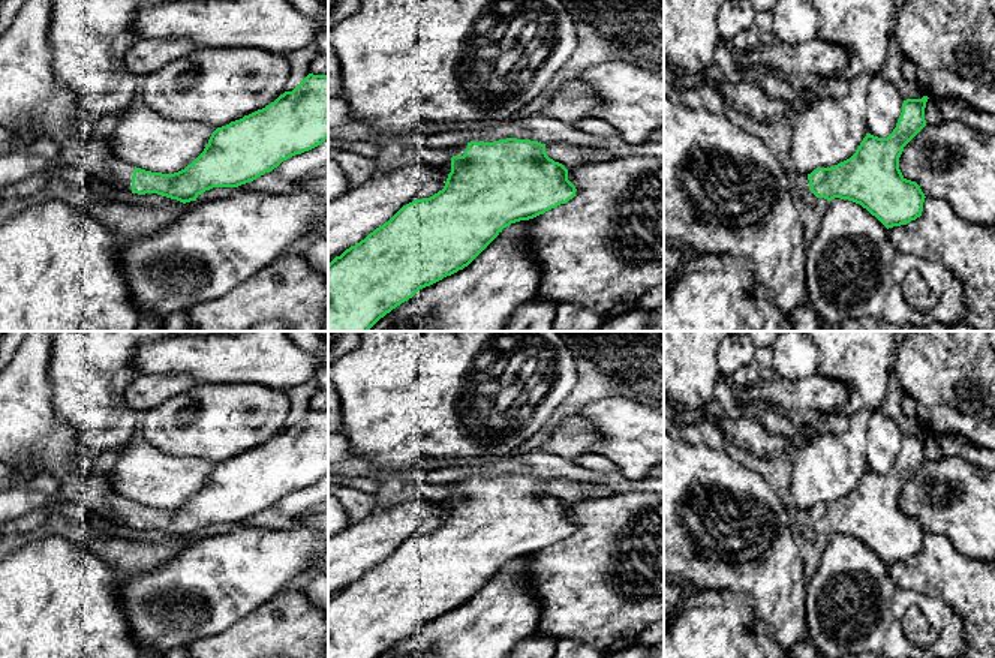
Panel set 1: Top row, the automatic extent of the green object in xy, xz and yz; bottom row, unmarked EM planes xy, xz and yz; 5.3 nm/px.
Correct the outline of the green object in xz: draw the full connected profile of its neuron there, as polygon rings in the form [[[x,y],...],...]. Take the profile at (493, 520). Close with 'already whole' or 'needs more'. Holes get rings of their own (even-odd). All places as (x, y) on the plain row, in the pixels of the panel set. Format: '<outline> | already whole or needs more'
[[[506,474],[456,483],[442,526],[403,541],[388,558],[328,600],[328,658],[378,658],[420,625],[468,603],[503,564],[566,540],[575,528],[568,516],[568,505],[550,495],[545,480],[538,477]]] | needs more

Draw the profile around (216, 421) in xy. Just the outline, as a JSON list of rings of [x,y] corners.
[[[196,384],[141,415],[138,433],[169,456],[222,463],[265,444],[285,429],[289,399],[283,390],[256,384]]]

